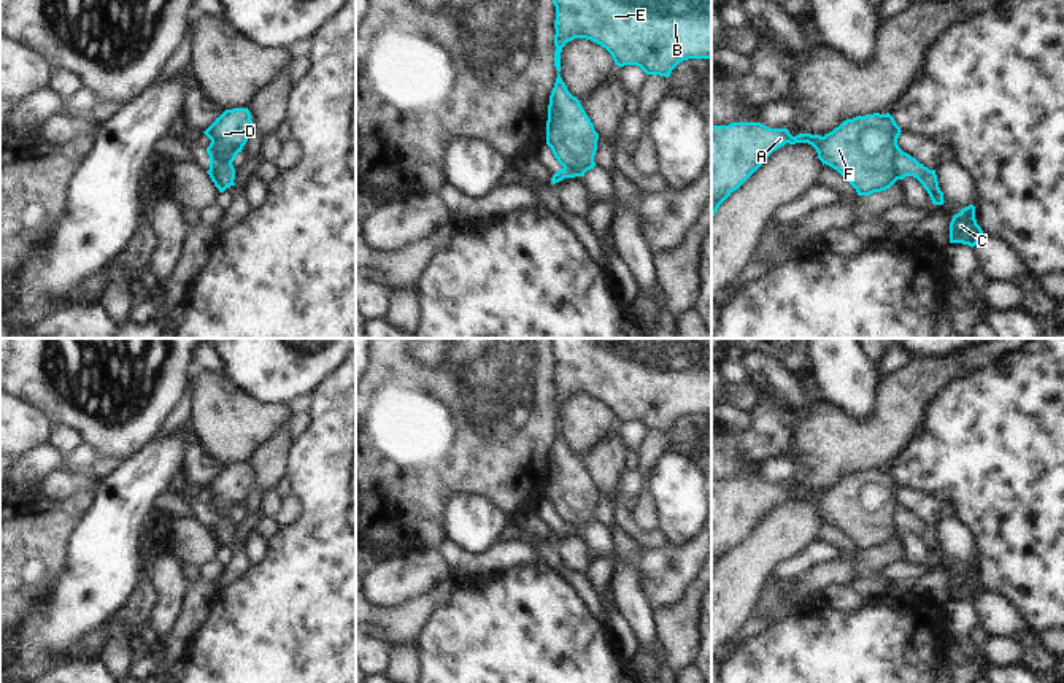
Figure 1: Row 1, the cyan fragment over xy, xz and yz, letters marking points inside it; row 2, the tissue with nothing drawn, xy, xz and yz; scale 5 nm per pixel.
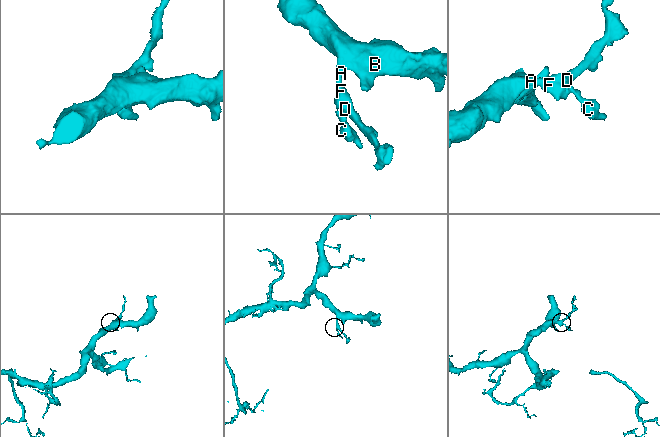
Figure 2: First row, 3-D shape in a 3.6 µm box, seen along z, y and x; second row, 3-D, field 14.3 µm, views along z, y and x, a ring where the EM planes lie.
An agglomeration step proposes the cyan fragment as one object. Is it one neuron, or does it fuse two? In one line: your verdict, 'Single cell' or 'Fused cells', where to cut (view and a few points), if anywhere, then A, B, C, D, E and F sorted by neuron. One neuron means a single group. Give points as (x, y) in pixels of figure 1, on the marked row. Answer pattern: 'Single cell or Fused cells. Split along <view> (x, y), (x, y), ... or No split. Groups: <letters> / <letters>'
Fused cells. Split along yz (899, 148), (896, 154), (898, 178). Groups: A B D E F / C.

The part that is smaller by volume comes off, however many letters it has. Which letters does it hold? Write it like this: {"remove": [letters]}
{"remove": ["C"]}

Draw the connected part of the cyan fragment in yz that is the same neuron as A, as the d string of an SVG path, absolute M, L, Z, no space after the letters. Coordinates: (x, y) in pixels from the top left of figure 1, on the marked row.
M873 113L846 119L824 137L811 133L792 137L788 129L770 129L761 122L711 125L711 219L719 205L737 191L773 151L786 143L811 145L823 165L826 164L837 170L856 189L858 195L886 191L899 179L896 154L900 149L897 145L900 132L900 127L889 113Z

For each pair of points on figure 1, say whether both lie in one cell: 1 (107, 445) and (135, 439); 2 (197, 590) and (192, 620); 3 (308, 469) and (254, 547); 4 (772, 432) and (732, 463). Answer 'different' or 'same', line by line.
1: same
2: same
3: different
4: same

